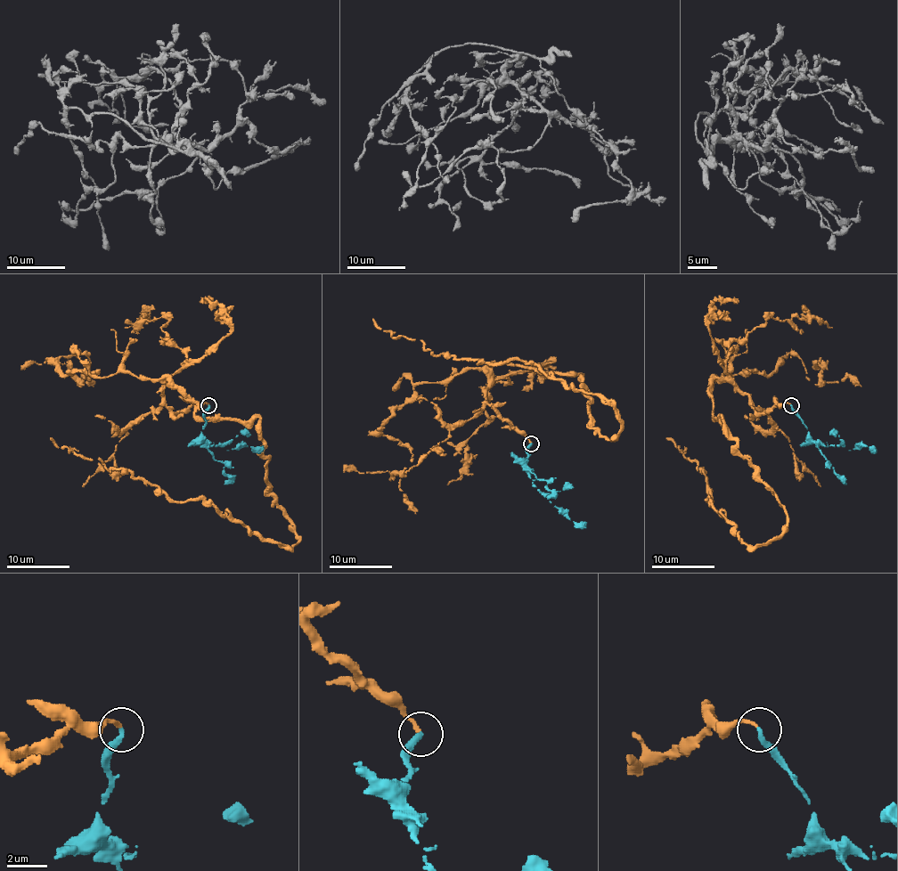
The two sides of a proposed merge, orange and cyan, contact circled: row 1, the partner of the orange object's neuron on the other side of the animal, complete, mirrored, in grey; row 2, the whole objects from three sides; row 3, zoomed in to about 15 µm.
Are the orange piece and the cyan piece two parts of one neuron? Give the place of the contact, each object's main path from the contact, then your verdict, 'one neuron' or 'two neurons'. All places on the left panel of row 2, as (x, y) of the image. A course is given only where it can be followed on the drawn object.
(208, 405) | orange via (209, 404), (173, 412), (165, 382), (200, 417), (255, 427), (267, 486), (297, 534), (291, 546), (51, 437) | cyan via (209, 406), (201, 431), (208, 447), (222, 445), (226, 450), (257, 447), (263, 451) | one neuron

